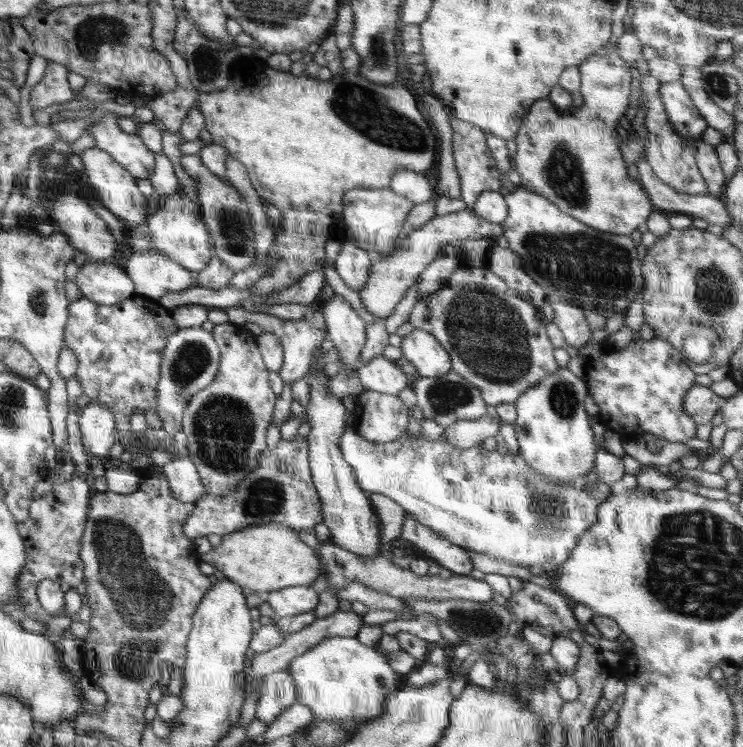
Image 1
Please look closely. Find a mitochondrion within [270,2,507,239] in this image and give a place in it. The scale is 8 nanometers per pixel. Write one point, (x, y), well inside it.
(370, 113)

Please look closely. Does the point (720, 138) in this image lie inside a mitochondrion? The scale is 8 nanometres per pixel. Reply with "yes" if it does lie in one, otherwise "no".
no

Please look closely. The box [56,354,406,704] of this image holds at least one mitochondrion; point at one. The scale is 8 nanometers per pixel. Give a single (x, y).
(140, 597)

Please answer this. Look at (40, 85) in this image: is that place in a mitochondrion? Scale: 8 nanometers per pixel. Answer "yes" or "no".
no

